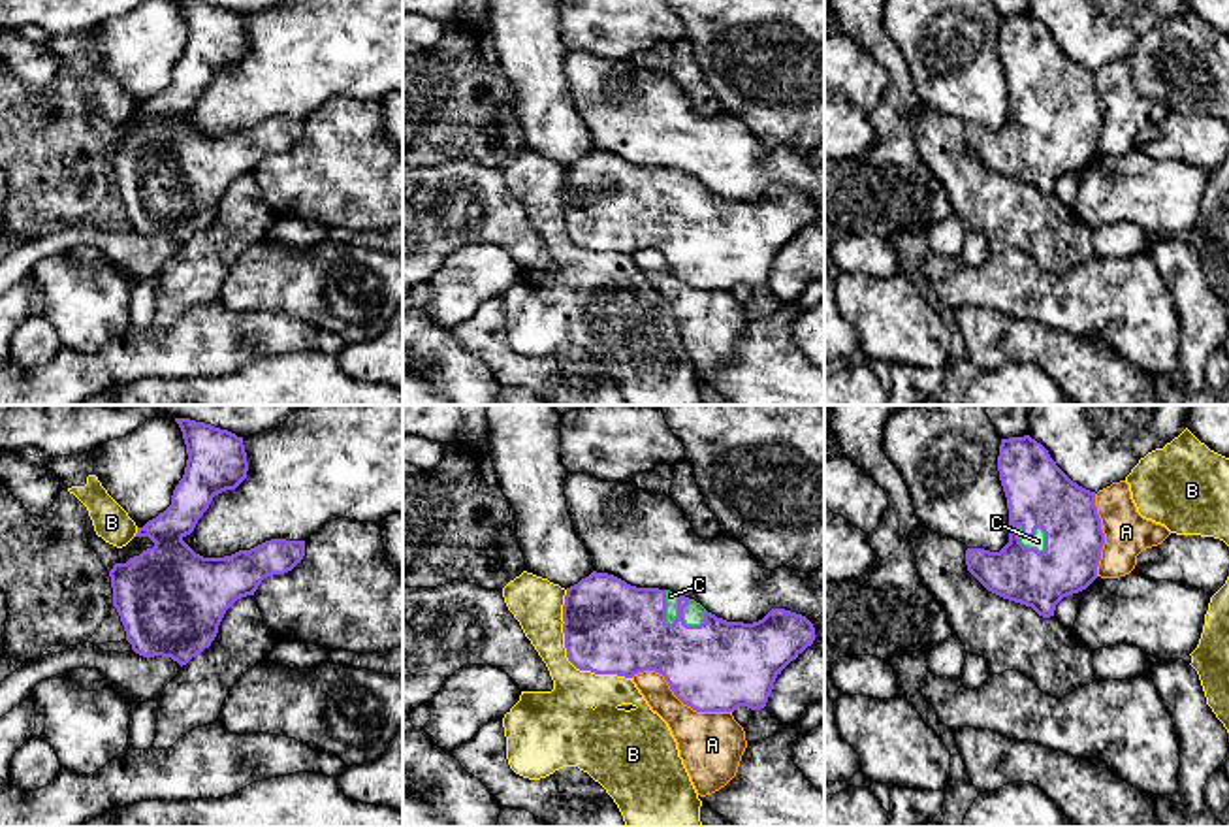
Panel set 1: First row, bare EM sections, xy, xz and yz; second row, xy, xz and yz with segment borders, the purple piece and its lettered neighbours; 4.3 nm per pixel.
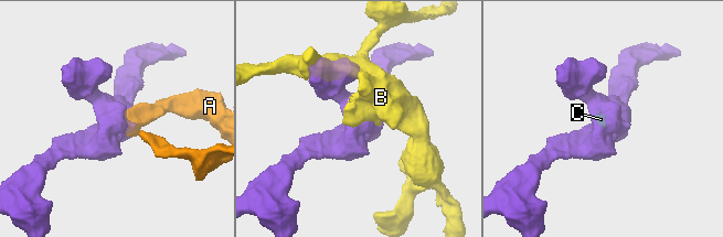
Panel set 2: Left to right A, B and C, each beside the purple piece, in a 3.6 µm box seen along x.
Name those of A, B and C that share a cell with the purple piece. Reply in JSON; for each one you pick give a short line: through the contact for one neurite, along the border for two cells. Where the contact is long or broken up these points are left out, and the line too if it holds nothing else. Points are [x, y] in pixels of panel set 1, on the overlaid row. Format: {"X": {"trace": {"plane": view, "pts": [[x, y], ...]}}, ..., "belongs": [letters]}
{"belongs": ["C"]}

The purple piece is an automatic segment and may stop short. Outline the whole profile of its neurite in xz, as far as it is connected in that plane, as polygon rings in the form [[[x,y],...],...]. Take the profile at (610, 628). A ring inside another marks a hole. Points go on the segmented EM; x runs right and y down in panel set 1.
[[[597,571],[567,588],[563,622],[567,657],[576,669],[625,678],[655,671],[696,712],[764,708],[775,678],[815,641],[813,624],[785,608],[753,624],[726,622],[683,593],[636,588]]]

